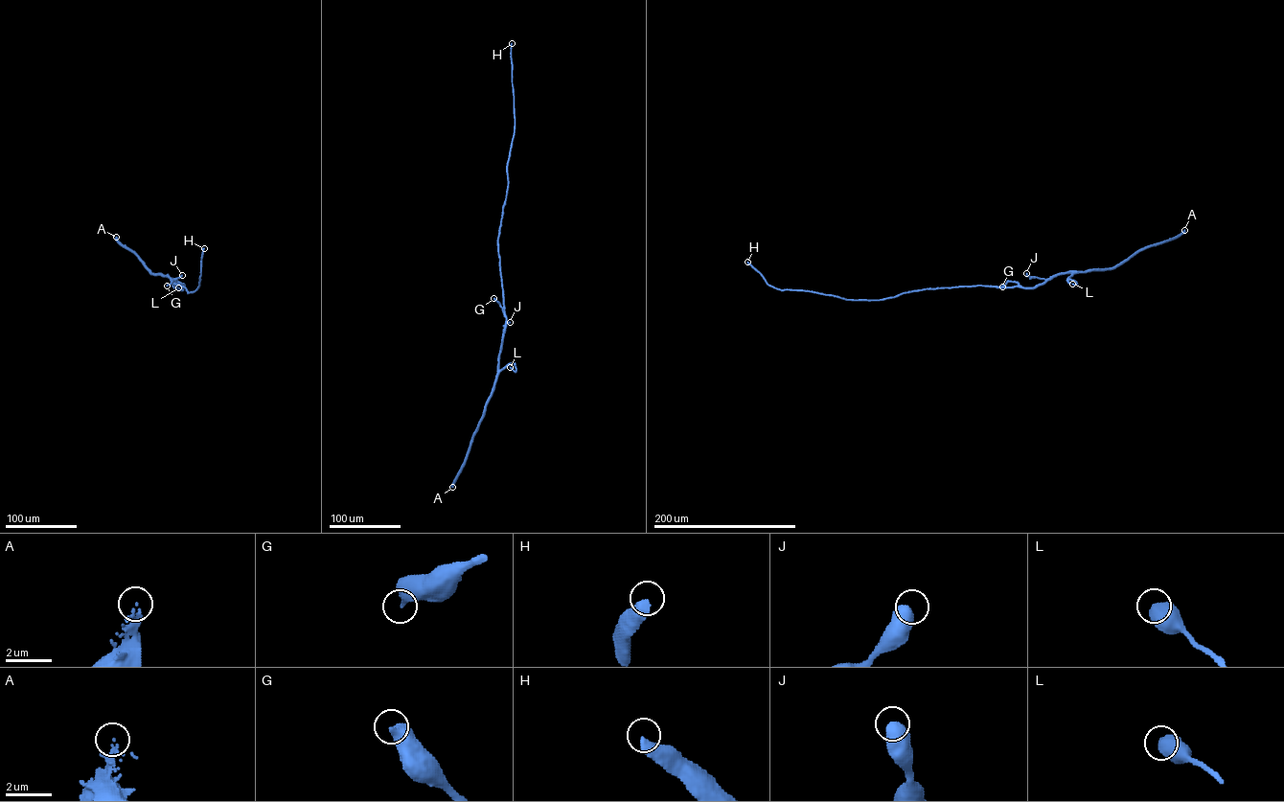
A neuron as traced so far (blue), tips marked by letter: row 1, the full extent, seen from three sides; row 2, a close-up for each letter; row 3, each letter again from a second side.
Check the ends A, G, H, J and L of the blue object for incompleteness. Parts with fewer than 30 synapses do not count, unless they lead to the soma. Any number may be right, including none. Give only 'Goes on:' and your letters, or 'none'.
Goes on: H

